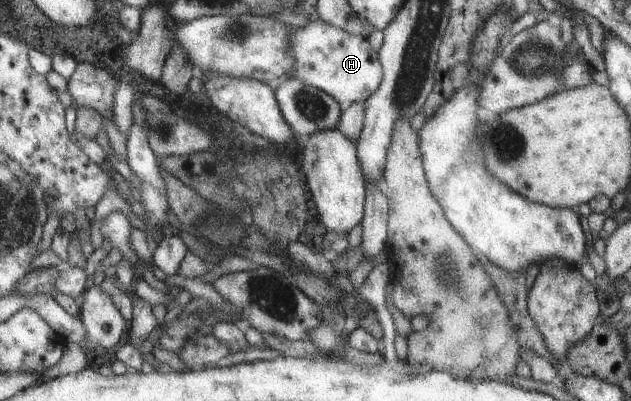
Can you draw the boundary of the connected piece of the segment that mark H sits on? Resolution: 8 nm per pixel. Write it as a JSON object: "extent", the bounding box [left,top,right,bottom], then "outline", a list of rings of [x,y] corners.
{"extent":[287,22,382,107],"outline":[[[307,22],[305,27],[294,28],[290,35],[290,47],[296,62],[287,78],[295,77],[306,85],[322,90],[342,107],[356,102],[363,103],[381,82],[382,66],[378,54],[359,35],[346,33],[325,22]]]}

